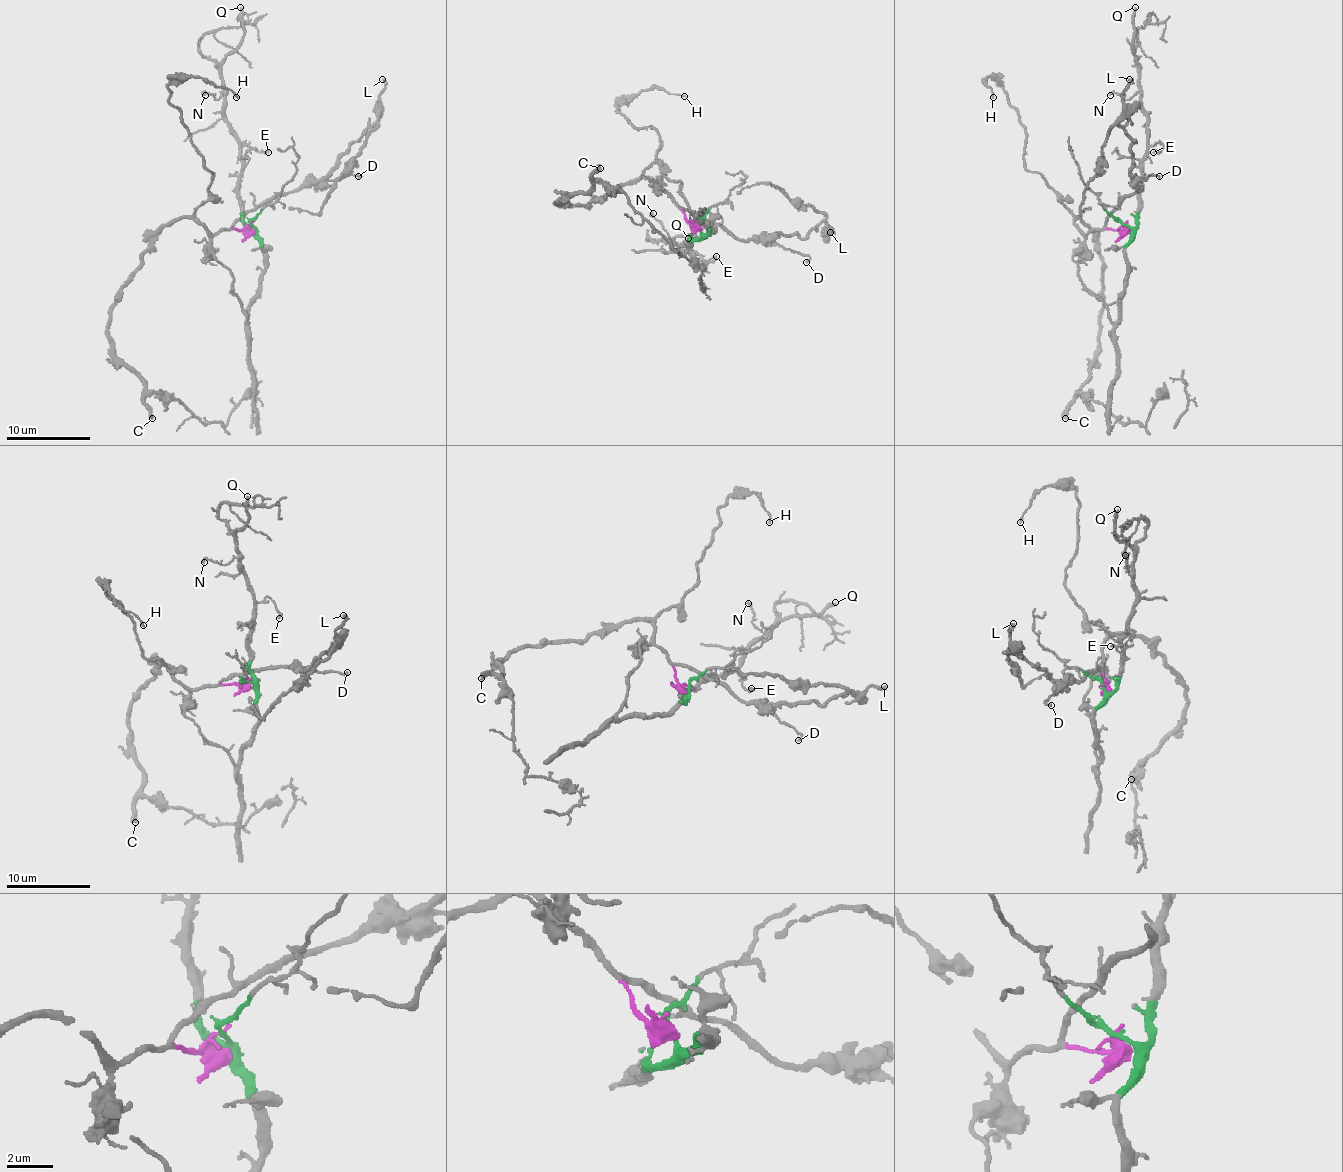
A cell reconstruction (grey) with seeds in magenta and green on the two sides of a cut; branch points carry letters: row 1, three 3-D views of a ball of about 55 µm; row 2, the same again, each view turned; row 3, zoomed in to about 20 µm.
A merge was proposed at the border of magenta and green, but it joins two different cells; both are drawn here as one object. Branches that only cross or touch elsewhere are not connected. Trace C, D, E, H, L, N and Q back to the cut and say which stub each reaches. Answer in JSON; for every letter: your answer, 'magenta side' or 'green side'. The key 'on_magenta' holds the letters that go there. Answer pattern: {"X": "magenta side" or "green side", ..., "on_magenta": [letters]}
{"C": "magenta side", "D": "magenta side", "E": "green side", "H": "magenta side", "L": "magenta side", "N": "green side", "Q": "green side", "on_magenta": ["C", "D", "H", "L"]}

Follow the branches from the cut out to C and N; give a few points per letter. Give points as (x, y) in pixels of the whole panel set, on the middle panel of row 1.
C: (699, 229), (645, 176), (628, 180), (588, 206), (561, 206), (556, 201), (588, 189), (592, 176), (601, 168)
N: (699, 229), (697, 237), (687, 244), (687, 250), (674, 250), (666, 229), (653, 212)

